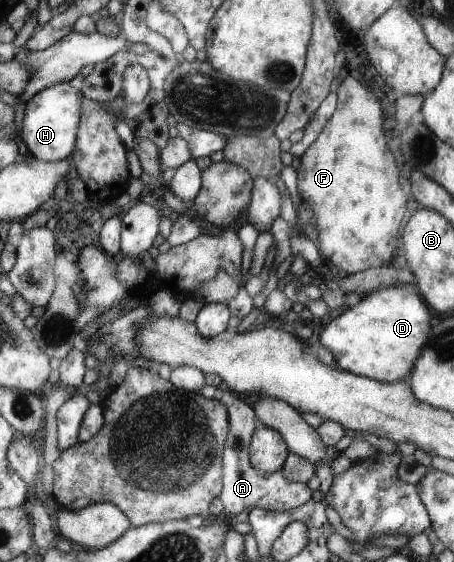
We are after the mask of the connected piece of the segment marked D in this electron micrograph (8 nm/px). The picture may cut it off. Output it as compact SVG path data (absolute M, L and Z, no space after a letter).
M391 286L363 296L357 305L345 309L343 314L337 317L333 316L333 321L321 331L319 342L331 351L334 360L345 372L387 383L407 379L415 369L415 361L422 356L423 348L431 335L429 309L425 309L425 303L415 293L415 289L417 287Z

